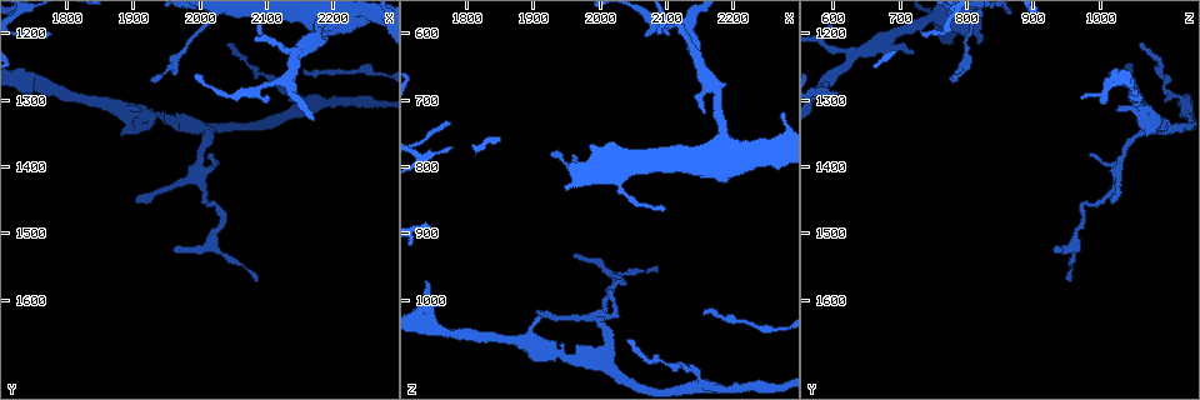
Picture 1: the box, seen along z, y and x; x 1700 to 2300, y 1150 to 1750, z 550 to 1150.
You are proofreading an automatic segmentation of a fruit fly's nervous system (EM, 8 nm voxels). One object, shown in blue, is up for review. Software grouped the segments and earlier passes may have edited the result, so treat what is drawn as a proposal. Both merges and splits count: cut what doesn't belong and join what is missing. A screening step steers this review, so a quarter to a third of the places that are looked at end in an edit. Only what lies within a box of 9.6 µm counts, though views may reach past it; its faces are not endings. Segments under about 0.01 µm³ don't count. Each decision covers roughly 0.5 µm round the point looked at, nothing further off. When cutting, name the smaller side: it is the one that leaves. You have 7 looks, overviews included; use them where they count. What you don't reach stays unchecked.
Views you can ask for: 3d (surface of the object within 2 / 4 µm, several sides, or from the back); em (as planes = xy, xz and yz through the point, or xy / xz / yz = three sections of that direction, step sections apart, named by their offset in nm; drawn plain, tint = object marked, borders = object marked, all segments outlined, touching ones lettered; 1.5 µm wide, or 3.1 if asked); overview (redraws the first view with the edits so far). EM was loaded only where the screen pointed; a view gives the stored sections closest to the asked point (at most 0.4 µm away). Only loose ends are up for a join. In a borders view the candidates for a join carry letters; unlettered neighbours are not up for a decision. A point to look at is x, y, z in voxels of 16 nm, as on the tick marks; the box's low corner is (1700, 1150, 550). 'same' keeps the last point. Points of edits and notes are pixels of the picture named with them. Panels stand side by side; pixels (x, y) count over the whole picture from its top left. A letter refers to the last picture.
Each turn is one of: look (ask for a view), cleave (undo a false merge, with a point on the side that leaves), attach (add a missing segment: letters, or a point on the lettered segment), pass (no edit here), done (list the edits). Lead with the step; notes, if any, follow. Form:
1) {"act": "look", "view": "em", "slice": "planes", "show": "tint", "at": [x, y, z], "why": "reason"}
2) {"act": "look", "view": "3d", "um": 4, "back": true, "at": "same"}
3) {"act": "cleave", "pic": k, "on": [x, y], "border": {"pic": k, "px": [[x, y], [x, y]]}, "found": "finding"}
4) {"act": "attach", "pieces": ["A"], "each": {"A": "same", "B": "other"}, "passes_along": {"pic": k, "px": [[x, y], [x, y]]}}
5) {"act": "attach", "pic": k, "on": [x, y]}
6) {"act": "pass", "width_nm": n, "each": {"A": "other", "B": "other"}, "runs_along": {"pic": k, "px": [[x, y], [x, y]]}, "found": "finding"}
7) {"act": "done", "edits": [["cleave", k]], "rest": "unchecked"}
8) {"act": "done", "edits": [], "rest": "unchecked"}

{"act": "look", "view": "3d", "um": 2, "at": [2085, 1570, 950], "why": "branch stops here"}

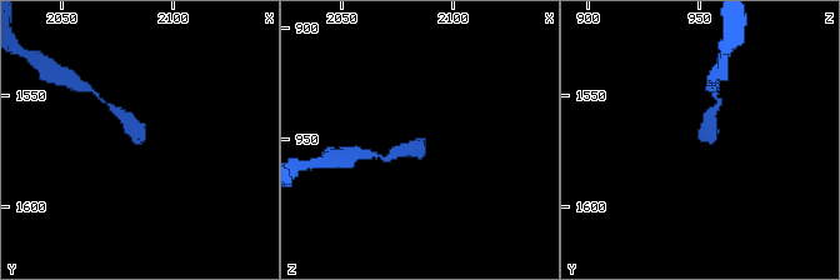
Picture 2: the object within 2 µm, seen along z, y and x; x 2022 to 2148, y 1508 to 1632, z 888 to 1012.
{"act": "look", "view": "em", "slice": "planes", "show": "borders", "at": [2085, 1572, 950]}

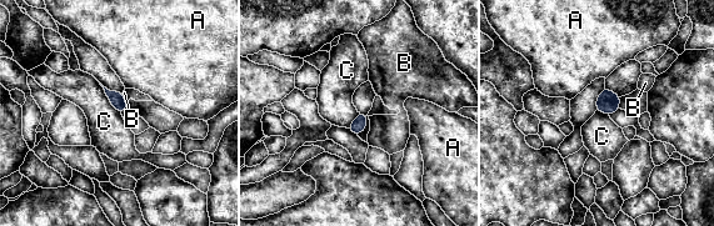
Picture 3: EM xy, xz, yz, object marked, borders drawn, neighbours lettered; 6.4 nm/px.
{"act": "pass", "each": {"A": "other", "B": "other", "C": "other"}, "border": {"pic": 3, "px": [[99, 84], [111, 105], [120, 114]]}, "found": "no lettered segment goes on from it"}

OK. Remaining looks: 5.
{"act": "look", "view": "3d", "um": 4, "at": [1965, 1520, 930], "why": "an open end"}

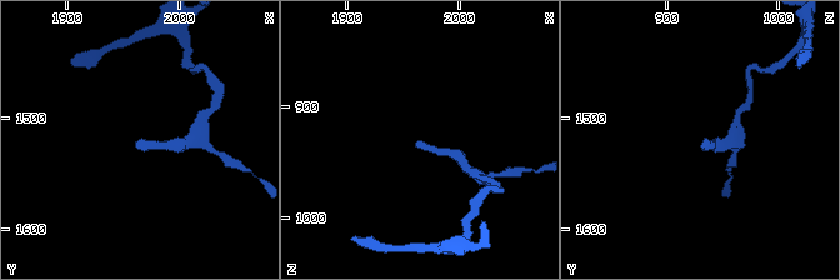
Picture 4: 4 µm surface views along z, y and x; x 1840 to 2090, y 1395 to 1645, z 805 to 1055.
{"act": "look", "view": "em", "slice": "planes", "show": "tint", "at": [1964, 1520, 934]}

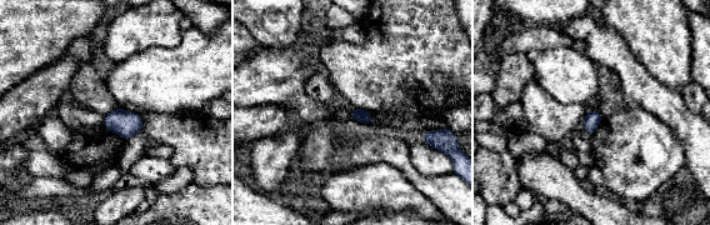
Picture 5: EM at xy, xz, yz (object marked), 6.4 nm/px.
{"act": "look", "view": "em", "slice": "planes", "show": "borders", "at": "same"}

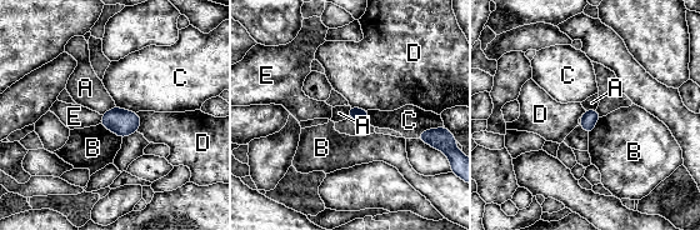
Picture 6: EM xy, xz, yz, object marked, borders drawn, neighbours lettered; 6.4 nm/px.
{"act": "pass", "each": {"A": "other", "B": "other", "C": "other", "D": "other", "E": "other"}, "border": {"pic": 6, "px": [[115, 105], [103, 115]]}, "found": "no lettered segment goes on from it"}

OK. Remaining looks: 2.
{"act": "look", "view": "3d", "um": 4, "at": [2190, 1215, 825]}

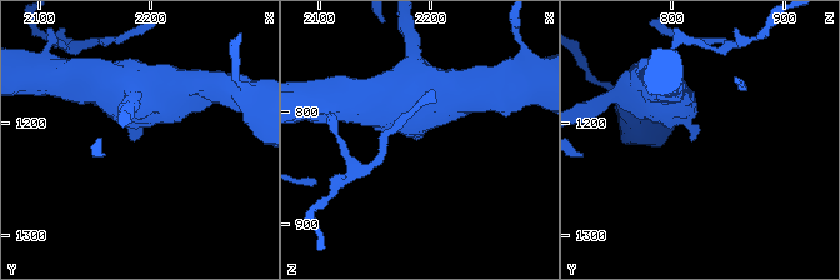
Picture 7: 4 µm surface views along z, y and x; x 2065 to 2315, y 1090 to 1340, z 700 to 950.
{"act": "look", "view": "em", "slice": "yz", "step": 4, "show": "borders", "at": [2186, 1216, 820], "why": "need the tissue"}

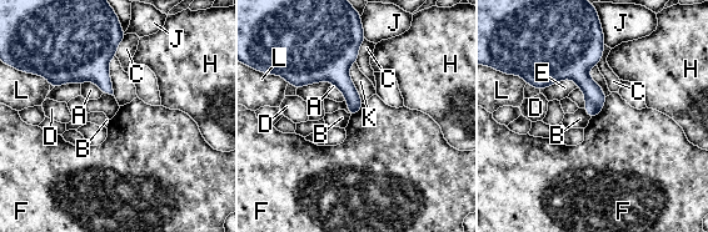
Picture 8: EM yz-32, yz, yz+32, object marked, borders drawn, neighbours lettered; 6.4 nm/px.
{"act": "pass", "each": {"A": "other", "B": "other", "C": "other", "D": "other", "E": "other", "F": "other", "H": "other", "J": "other", "K": "other", "L": "other"}, "found": "no lettered segment goes on from it"}

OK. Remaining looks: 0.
{"act": "done", "edits": [], "rest": "unchecked"}

